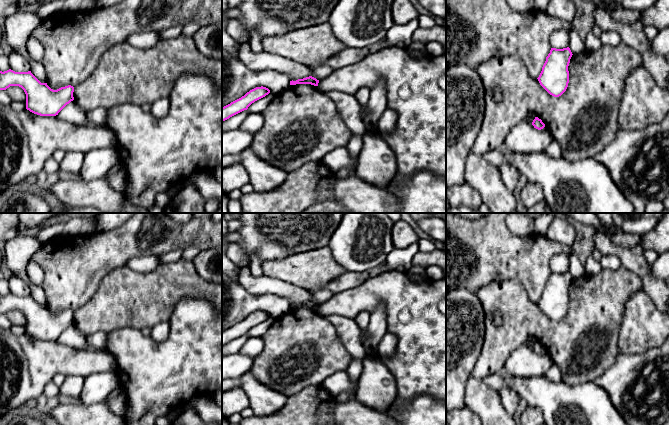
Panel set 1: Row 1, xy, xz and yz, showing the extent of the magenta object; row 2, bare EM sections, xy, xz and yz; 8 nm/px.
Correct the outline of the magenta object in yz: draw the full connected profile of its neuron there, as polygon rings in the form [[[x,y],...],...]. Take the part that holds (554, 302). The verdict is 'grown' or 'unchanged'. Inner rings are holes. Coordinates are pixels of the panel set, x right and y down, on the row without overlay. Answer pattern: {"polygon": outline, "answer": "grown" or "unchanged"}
{"polygon": [[[569,271],[551,272],[537,302],[540,309],[552,320],[559,321],[567,313],[569,307],[568,290],[572,281]]], "answer": "unchanged"}

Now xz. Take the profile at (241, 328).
{"polygon": [[[256,311],[247,316],[241,322],[231,326],[230,328],[222,331],[222,346],[230,341],[247,334],[248,331],[255,325],[265,321],[270,317],[270,314],[266,311]]], "answer": "unchanged"}

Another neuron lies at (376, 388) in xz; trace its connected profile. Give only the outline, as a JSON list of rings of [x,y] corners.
[[[367,355],[363,359],[354,400],[382,412],[393,403],[396,396],[397,384],[393,374],[382,360]]]

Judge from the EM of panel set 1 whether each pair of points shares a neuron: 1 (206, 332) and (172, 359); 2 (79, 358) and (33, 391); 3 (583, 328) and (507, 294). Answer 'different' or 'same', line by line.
1: same
2: same
3: same

